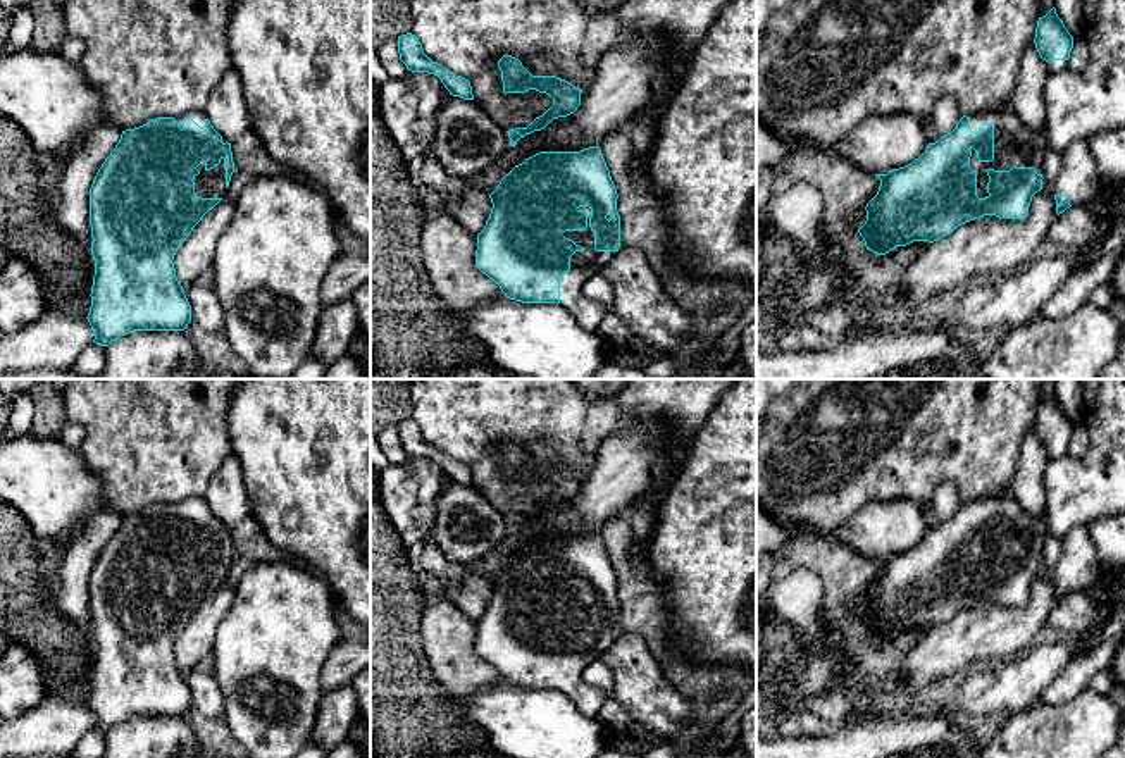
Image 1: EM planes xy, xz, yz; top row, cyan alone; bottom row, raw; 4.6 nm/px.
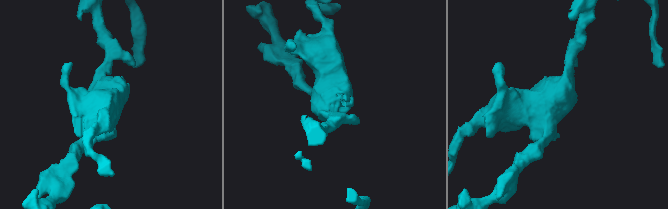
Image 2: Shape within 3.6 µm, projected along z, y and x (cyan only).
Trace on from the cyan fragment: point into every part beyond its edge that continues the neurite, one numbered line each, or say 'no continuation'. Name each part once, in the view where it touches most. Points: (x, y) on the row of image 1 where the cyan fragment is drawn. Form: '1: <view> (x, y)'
1: yz (1015, 143)

